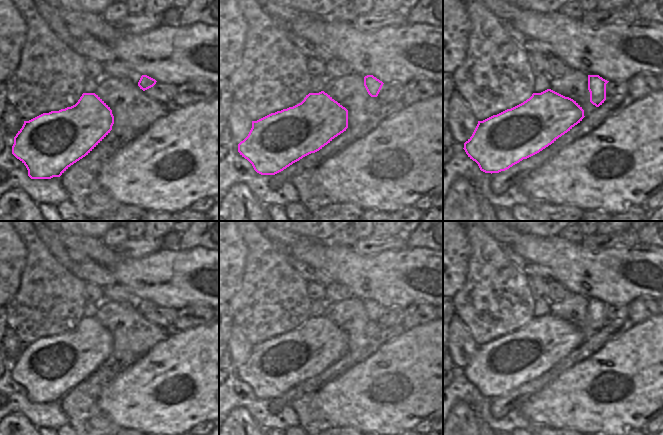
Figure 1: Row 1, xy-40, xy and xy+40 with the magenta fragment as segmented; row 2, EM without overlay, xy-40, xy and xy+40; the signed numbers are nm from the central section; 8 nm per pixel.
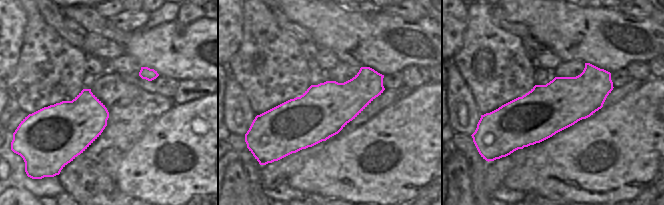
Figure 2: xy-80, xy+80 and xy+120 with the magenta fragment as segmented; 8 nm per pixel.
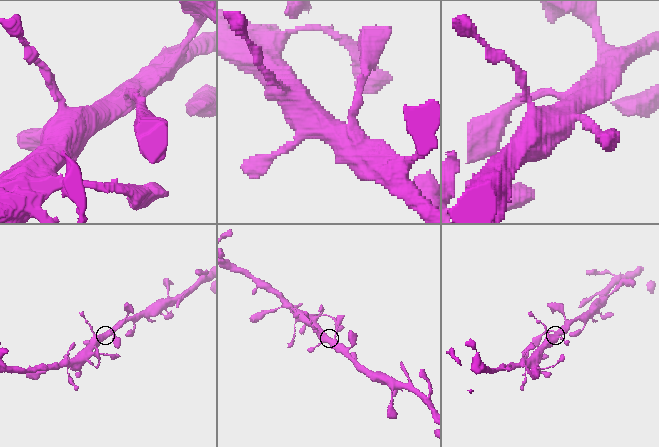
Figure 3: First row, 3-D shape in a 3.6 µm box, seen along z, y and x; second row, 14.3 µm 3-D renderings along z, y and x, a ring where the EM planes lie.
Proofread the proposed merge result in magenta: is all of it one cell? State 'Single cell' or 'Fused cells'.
Single cell.

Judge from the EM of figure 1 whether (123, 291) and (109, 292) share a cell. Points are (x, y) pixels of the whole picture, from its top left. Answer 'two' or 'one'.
one

